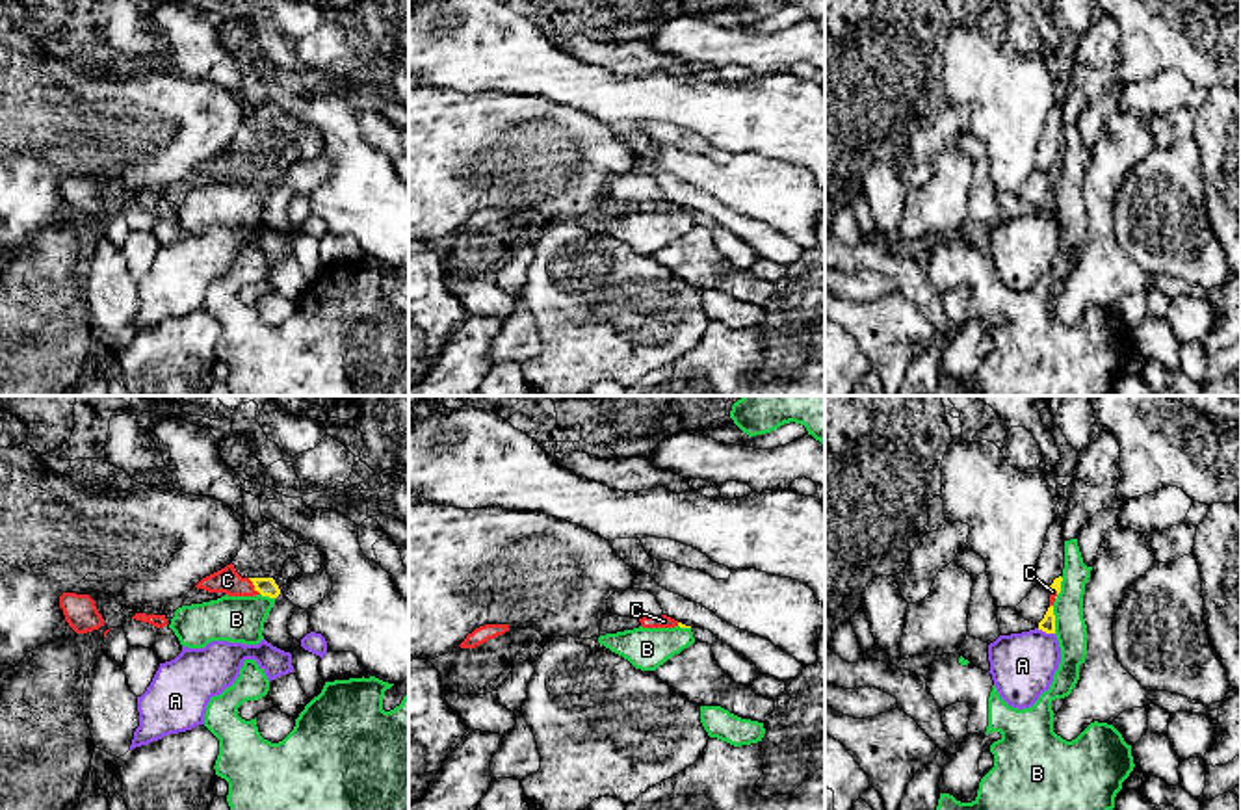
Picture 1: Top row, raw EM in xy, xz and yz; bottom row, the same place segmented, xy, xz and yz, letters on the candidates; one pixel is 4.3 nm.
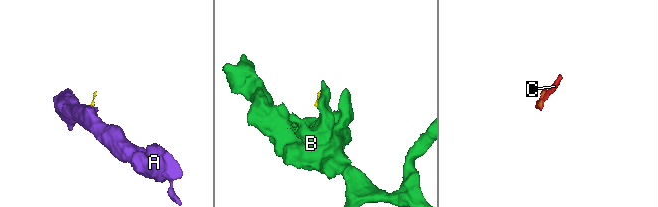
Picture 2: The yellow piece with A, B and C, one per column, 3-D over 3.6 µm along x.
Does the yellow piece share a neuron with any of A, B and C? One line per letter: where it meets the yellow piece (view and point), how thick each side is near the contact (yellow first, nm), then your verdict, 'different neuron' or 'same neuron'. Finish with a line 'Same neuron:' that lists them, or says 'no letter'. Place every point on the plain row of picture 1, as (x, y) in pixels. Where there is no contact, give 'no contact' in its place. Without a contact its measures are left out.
A: yz (1046, 216) | 70/280 nm | different neuron
B: yz (1054, 203) | 70/140 nm | different neuron
C: xy (253, 168) | 80/110 nm | same neuron
Same neuron: C

